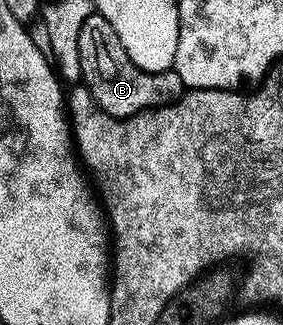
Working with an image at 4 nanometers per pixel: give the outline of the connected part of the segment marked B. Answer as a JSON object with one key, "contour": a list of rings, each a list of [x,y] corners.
{"contour":[[[92,17],[83,25],[79,36],[79,58],[83,85],[91,93],[93,102],[116,119],[130,119],[132,115],[142,115],[145,111],[170,107],[187,91],[175,69],[163,73],[147,73],[139,69],[135,61],[131,61],[127,49],[123,49],[119,33],[115,33],[109,22],[100,17]]]}

